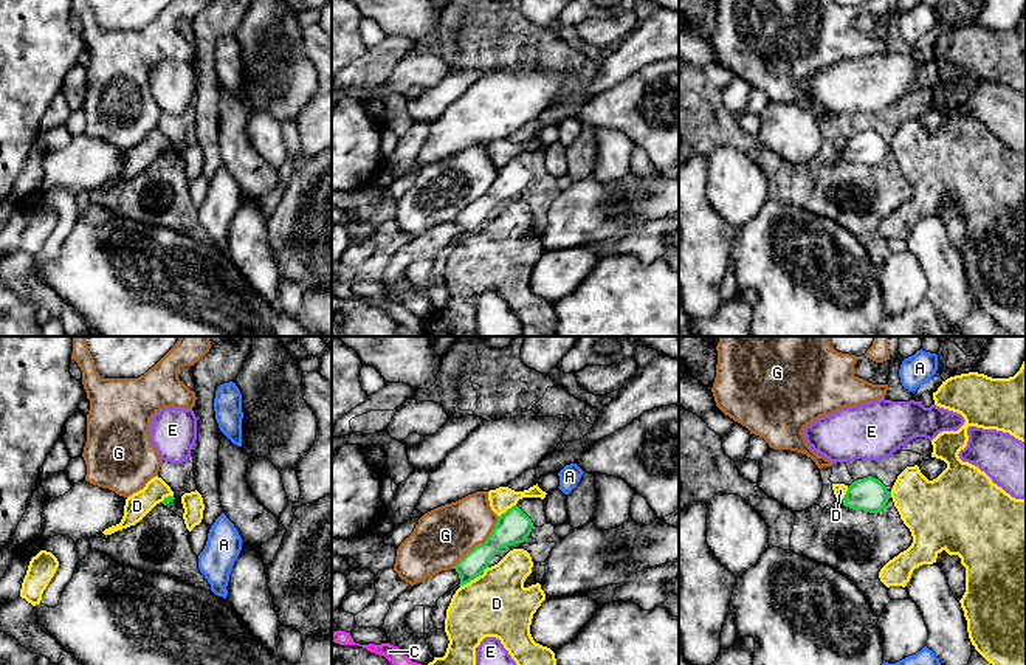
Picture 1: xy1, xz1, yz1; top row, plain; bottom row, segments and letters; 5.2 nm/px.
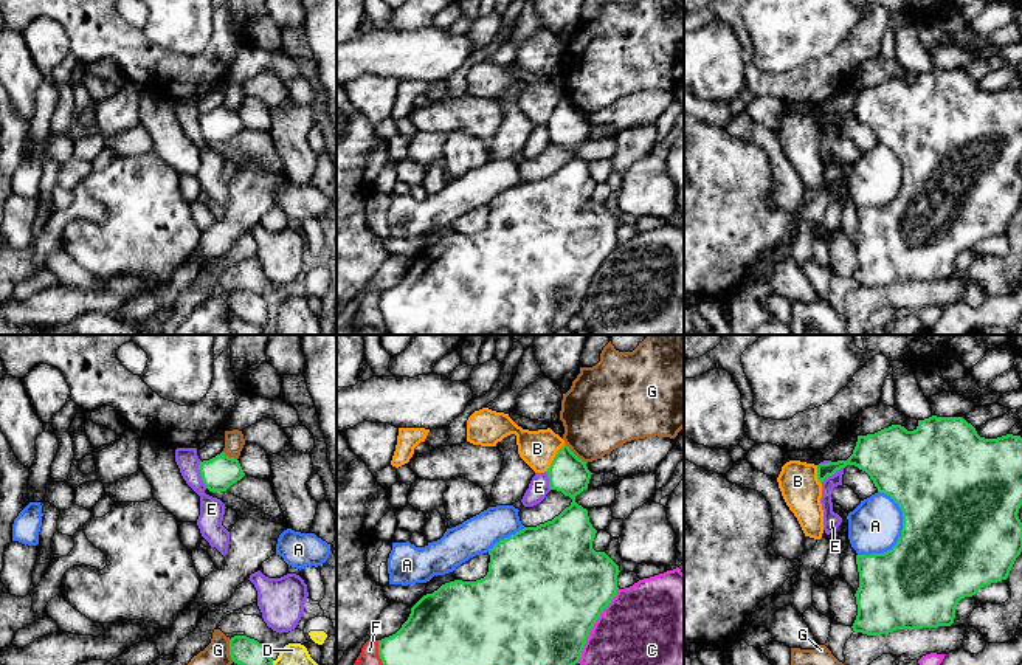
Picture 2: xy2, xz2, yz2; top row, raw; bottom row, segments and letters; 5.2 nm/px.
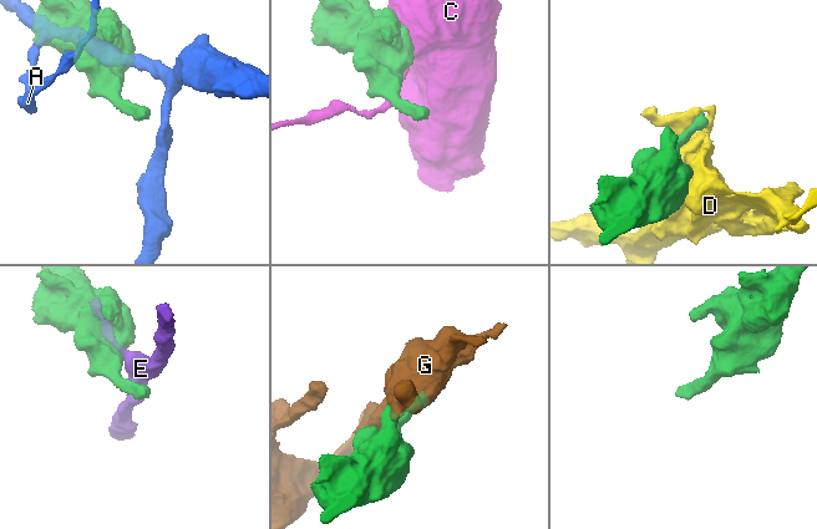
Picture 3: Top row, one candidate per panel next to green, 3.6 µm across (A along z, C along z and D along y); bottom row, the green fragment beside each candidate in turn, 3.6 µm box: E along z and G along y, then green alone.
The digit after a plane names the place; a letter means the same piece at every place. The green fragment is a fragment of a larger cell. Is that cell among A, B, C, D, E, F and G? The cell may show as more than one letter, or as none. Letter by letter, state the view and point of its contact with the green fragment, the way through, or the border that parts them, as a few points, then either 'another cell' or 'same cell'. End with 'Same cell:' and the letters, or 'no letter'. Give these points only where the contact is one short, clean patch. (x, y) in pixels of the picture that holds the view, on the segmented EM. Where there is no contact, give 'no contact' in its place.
A: contact yz2 (901, 534); another cell
B: contact xz2 (554, 458); border xz2 (565, 444), (546, 472); another cell
C: contact xz2 (593, 625); another cell
D: contact xz1 (470, 580); another cell
E: contact xy2 (200, 475); border xy2 (200, 461), (200, 479), (207, 487); another cell
F: contact xz2 (379, 653); another cell
G: contact xz1 (481, 544); another cell
Same cell: no letter

